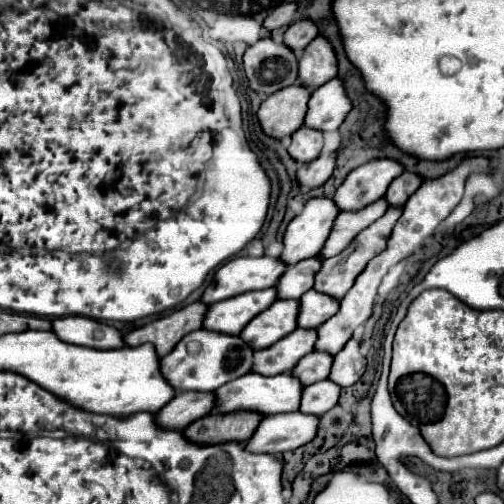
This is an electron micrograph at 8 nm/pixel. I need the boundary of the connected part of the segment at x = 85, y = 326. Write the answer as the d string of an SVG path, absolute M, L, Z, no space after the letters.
M61 317L61 319L53 319L53 329L61 341L71 341L73 345L87 345L93 349L121 349L123 347L123 333L95 319Z

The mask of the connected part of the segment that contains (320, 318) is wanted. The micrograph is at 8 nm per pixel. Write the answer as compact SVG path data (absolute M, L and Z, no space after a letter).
M315 289L307 291L301 297L301 307L299 307L299 327L313 327L317 329L323 325L327 319L331 319L339 309L339 299L327 297Z

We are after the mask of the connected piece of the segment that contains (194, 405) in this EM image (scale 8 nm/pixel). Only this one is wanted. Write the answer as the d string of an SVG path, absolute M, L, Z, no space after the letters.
M177 393L173 401L169 401L157 413L157 423L167 429L183 431L191 421L205 417L217 407L215 393Z

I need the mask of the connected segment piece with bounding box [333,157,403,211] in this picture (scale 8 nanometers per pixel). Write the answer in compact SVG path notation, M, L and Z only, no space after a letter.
M375 159L353 169L335 191L335 203L341 211L363 209L387 193L389 183L403 173L403 165L395 159Z

